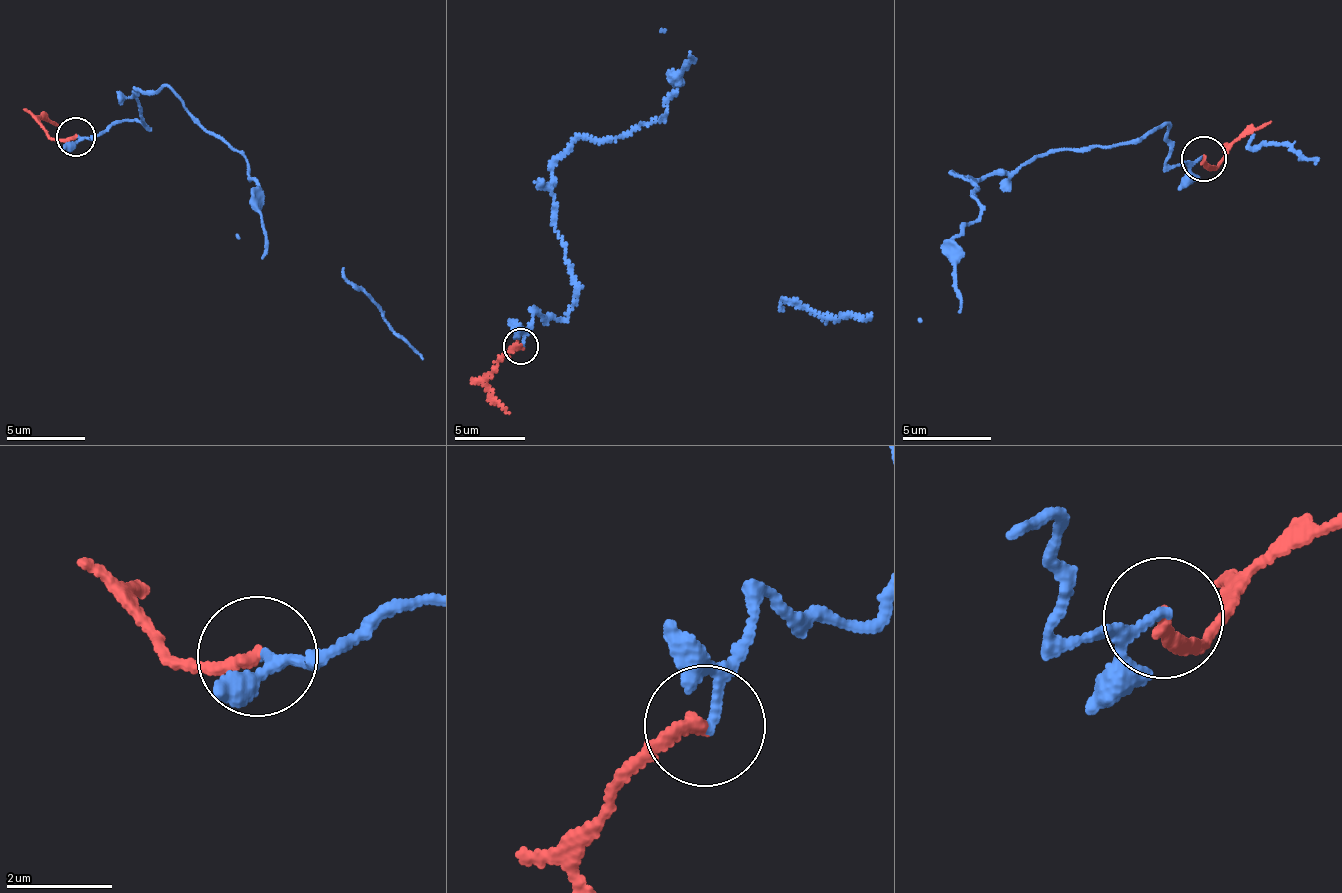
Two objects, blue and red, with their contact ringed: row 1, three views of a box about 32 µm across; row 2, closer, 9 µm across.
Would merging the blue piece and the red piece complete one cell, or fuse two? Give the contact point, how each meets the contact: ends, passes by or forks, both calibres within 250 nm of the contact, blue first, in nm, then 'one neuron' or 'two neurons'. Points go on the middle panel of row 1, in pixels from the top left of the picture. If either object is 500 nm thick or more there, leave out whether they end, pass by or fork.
at (521, 346); blue ends there; red ends there; 130 nm thick on the blue side, 240 nm on the other; two neurons

